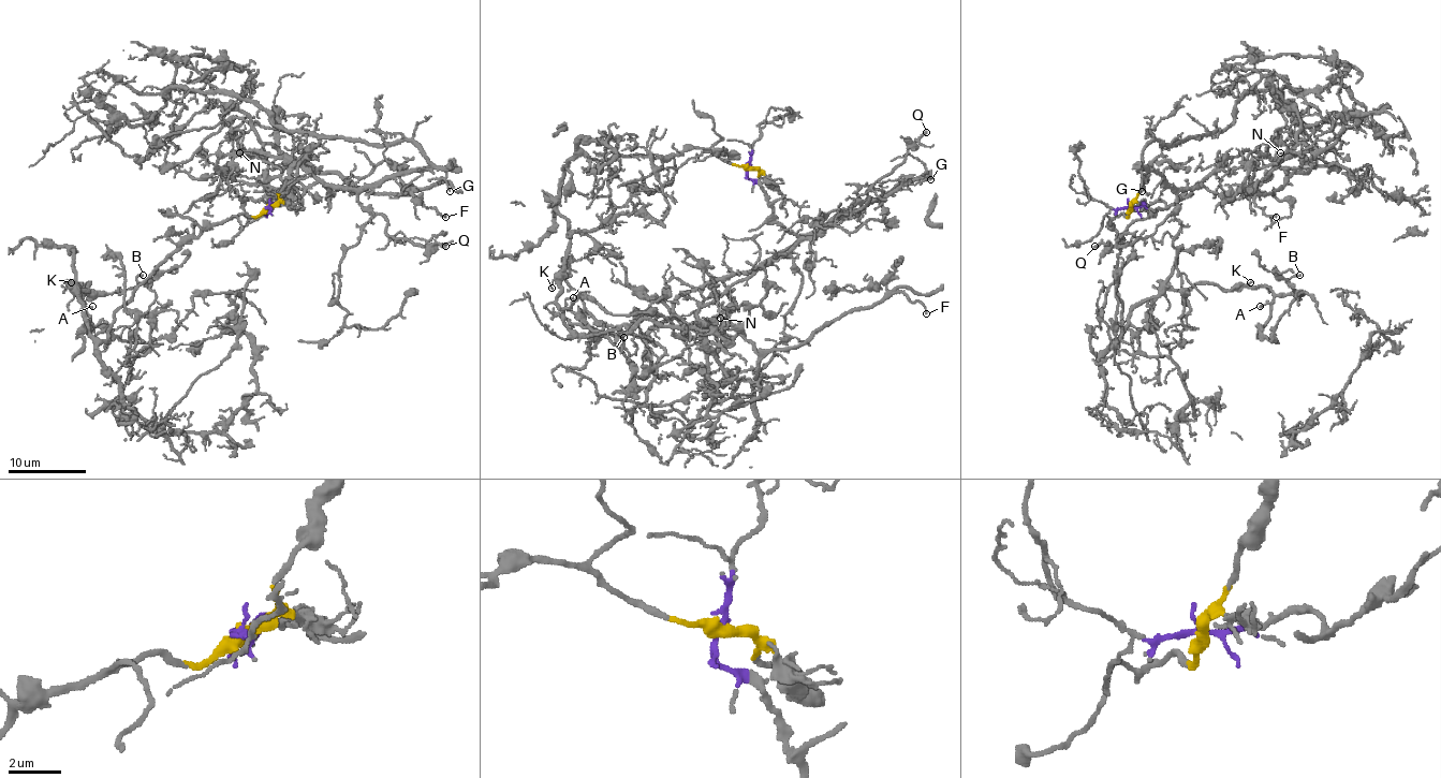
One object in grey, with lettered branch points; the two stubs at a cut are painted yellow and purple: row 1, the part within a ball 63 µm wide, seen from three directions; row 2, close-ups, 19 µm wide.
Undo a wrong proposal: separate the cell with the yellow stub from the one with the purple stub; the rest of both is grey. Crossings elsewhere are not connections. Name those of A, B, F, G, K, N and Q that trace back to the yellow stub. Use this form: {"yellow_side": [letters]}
{"yellow_side": ["A", "B", "K"]}

